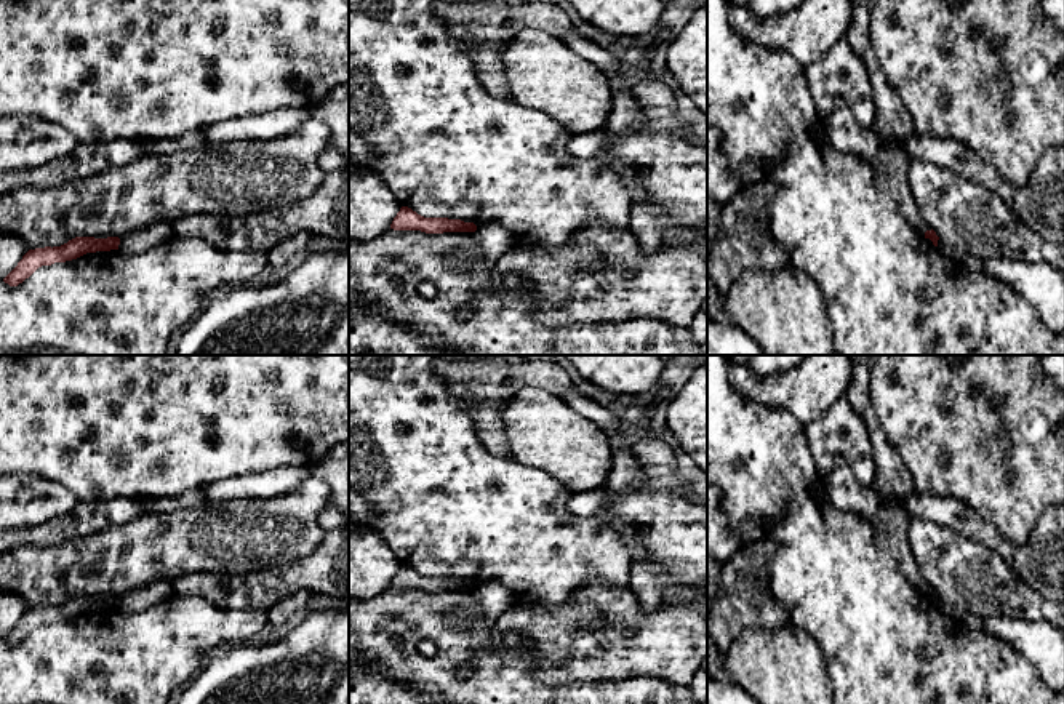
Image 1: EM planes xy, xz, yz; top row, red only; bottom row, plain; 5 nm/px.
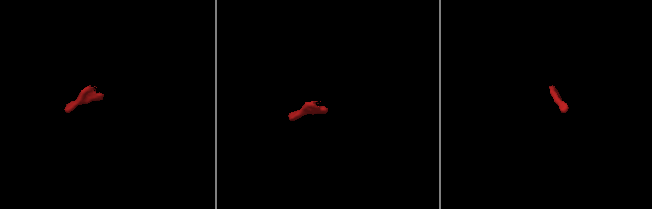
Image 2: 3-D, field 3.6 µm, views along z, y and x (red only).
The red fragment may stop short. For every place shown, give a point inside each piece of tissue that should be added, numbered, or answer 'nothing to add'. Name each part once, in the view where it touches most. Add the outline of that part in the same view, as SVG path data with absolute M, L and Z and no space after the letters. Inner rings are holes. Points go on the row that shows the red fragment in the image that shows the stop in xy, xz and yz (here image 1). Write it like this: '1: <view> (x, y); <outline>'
1: yz (893, 124); M851 0L851 26L842 42L848 43L864 62L874 86L875 122L869 131L880 139L880 149L869 168L877 184L891 194L906 221L925 237L931 227L920 216L912 197L907 179L910 157L901 146L904 139L917 136L914 120L882 72L869 38L869 21L875 2Z

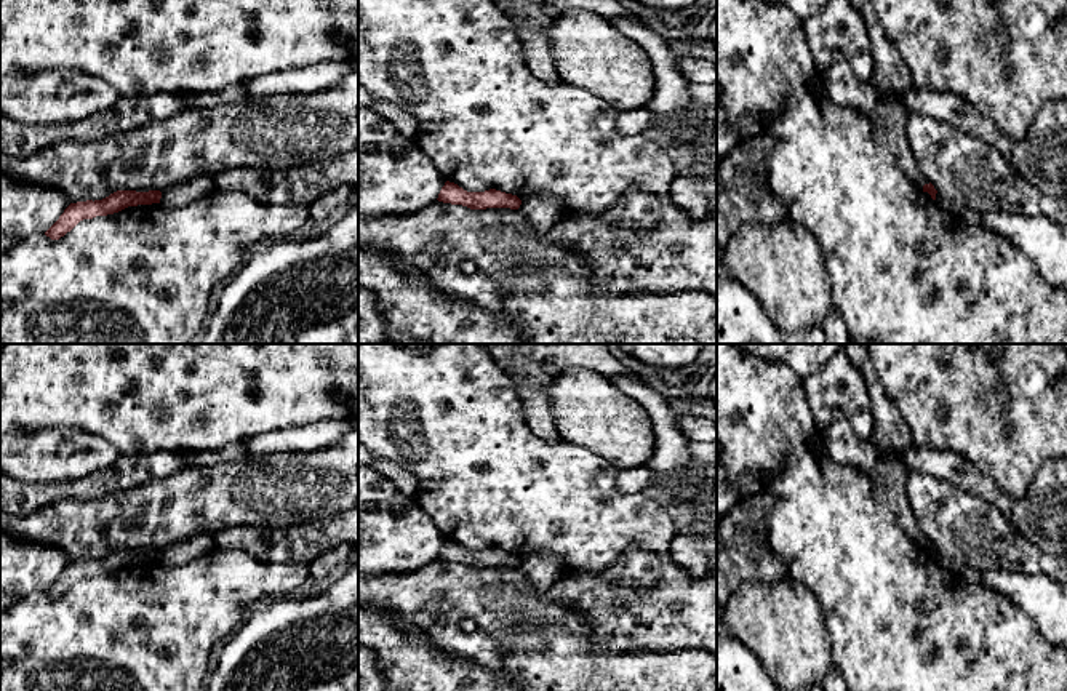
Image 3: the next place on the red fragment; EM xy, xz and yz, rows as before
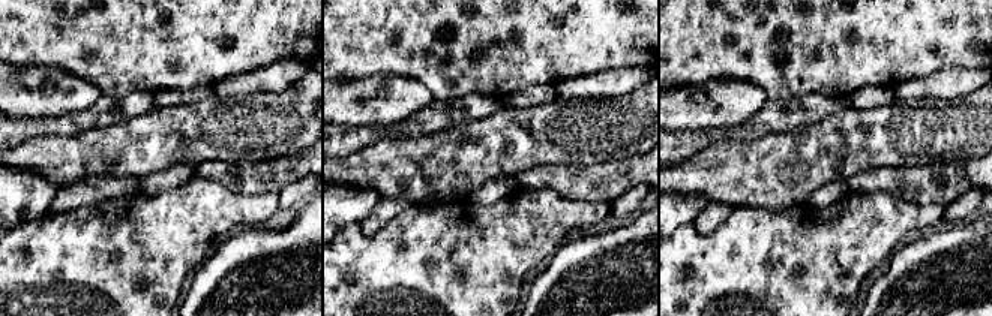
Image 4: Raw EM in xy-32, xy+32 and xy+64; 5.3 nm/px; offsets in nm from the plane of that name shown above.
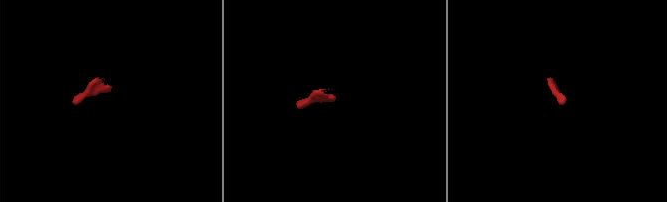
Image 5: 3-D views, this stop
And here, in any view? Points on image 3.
1: yz (891, 77); M872 0L848 2L862 16L872 40L873 75L867 85L878 93L878 102L867 122L875 138L889 147L904 174L923 190L929 181L918 170L910 150L905 133L909 110L899 99L902 93L915 90L912 74L880 26Z

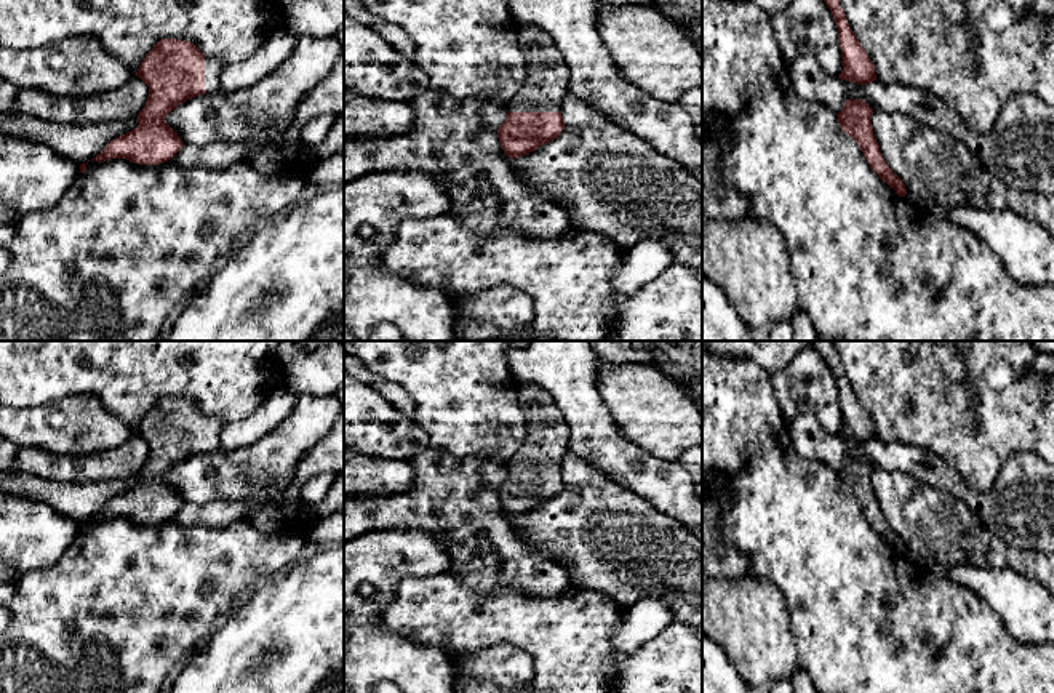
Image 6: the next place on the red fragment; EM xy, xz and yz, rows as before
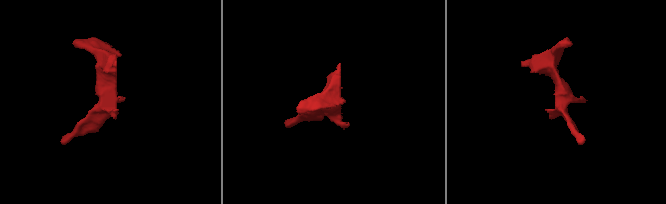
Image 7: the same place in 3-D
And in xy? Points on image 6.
1: xy (213, 68); M205 56L205 91L214 93L219 90L219 75L222 72L222 62L216 58Z

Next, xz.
1: xz (546, 85); M534 24L518 26L526 58L526 80L507 104L507 112L561 112L569 72L553 38Z

